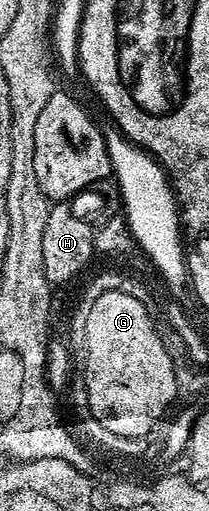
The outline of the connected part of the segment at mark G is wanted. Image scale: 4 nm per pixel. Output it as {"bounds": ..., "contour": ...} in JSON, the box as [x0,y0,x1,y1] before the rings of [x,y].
{"bounds":[82,289,178,437],"contour":[[[114,289],[100,294],[87,316],[82,376],[88,389],[89,411],[102,427],[114,435],[148,437],[156,420],[167,411],[168,404],[178,397],[177,366],[172,366],[172,357],[148,311],[149,306],[144,301]]]}

